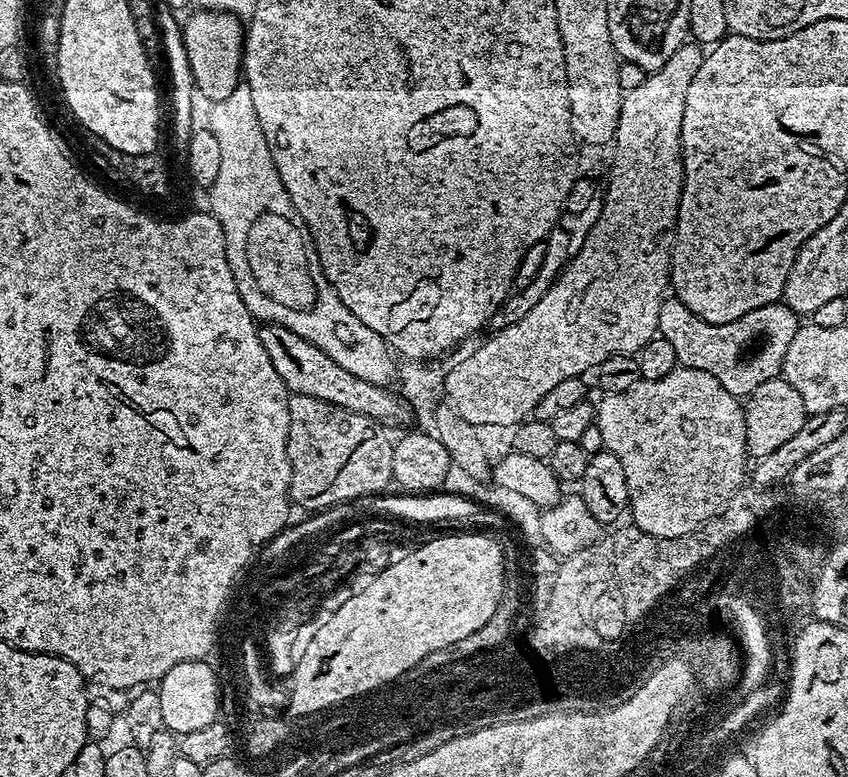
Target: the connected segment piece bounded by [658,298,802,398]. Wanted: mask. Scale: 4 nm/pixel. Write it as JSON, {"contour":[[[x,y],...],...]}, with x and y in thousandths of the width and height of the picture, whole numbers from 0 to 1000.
{"contour":[[[785,384],[776,399],[776,430],[790,440],[797,466],[804,474],[833,476],[869,512],[881,512],[899,492],[916,488],[923,480],[927,450],[936,430],[946,421],[945,408],[923,389],[894,394],[866,414],[838,417],[823,409],[796,384]]]}

